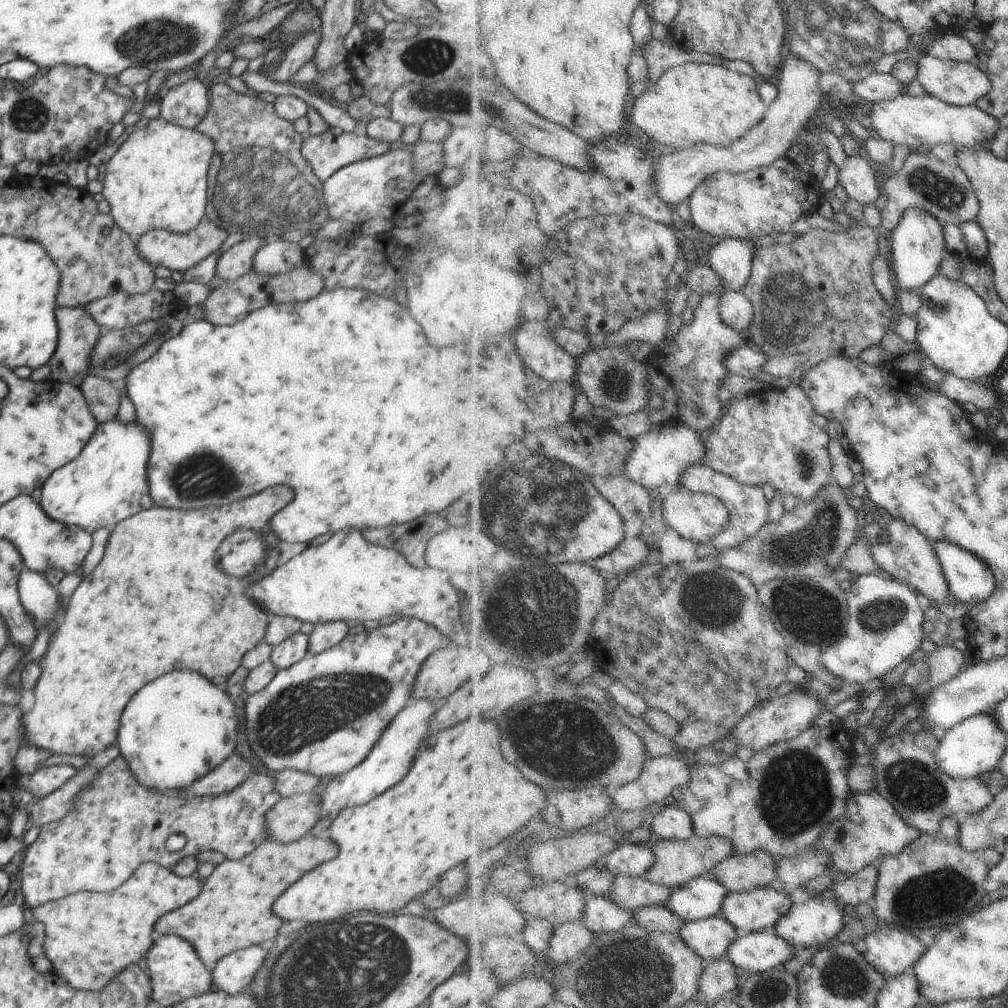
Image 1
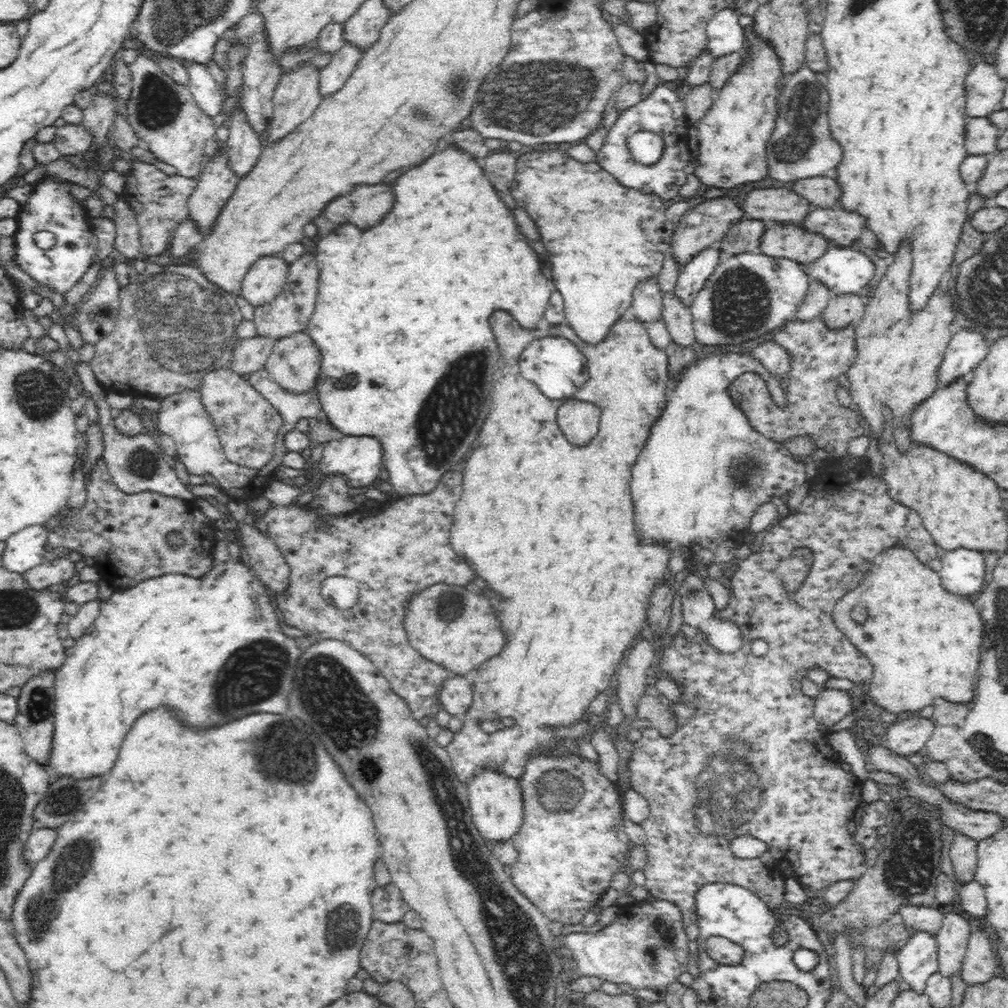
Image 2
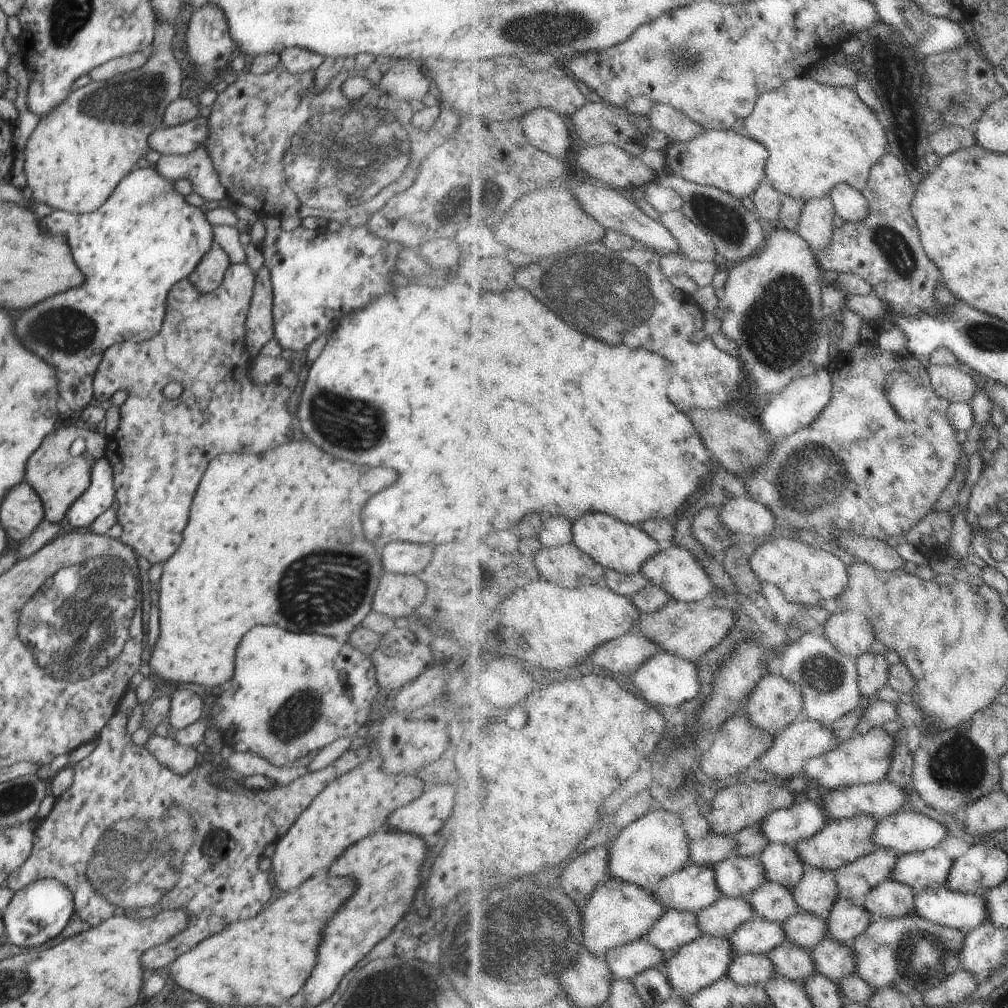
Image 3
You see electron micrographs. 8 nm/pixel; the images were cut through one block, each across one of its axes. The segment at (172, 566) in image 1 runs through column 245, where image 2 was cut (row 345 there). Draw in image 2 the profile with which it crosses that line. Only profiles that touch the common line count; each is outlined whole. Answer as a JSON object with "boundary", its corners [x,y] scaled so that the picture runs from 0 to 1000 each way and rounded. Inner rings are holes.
{"boundary":[[[492,308],[488,312],[486,319],[488,319],[488,327],[490,327],[490,331],[494,335],[494,341],[496,341],[496,351],[498,351],[498,355],[504,361],[515,359],[518,348],[535,334],[558,334],[571,341],[582,356],[584,374],[579,383],[574,385],[567,395],[595,401],[599,405],[599,409],[597,409],[597,417],[595,417],[595,429],[581,442],[569,442],[569,440],[563,438],[563,435],[556,427],[554,419],[550,419],[550,411],[542,411],[540,409],[540,399],[542,397],[540,397],[540,391],[532,385],[531,381],[528,381],[528,393],[504,393],[504,395],[502,393],[488,393],[488,407],[486,407],[484,415],[480,417],[480,423],[478,423],[478,427],[474,431],[474,444],[460,458],[460,478],[458,478],[460,488],[455,490],[450,506],[450,516],[448,516],[445,524],[446,540],[452,546],[452,550],[462,554],[464,560],[470,560],[468,565],[472,565],[472,569],[476,573],[484,575],[483,579],[486,581],[486,585],[496,589],[494,603],[502,605],[502,607],[492,607],[492,609],[496,609],[496,617],[500,621],[500,627],[504,629],[502,635],[506,635],[506,639],[503,637],[500,645],[493,649],[492,653],[486,653],[486,655],[478,657],[478,660],[465,670],[465,672],[468,672],[466,675],[468,677],[468,685],[470,686],[469,698],[465,701],[464,707],[456,710],[458,723],[453,728],[450,728],[448,735],[441,741],[448,753],[448,763],[458,776],[464,776],[464,774],[470,772],[472,766],[477,764],[495,764],[495,766],[499,766],[499,768],[506,770],[508,773],[515,774],[520,768],[520,763],[522,758],[524,758],[523,754],[531,750],[533,745],[538,746],[542,745],[542,743],[548,745],[553,742],[553,730],[549,728],[546,721],[560,720],[565,722],[565,720],[569,720],[569,718],[580,713],[585,696],[607,677],[611,664],[619,653],[621,644],[632,635],[631,631],[634,630],[633,627],[635,627],[639,617],[641,617],[642,603],[645,591],[648,590],[649,582],[660,573],[666,547],[661,540],[635,540],[635,534],[633,534],[631,524],[629,524],[629,504],[627,504],[629,498],[627,498],[627,492],[623,488],[625,486],[625,474],[627,474],[627,462],[629,462],[629,458],[631,458],[631,454],[633,454],[633,450],[635,450],[635,446],[639,442],[637,438],[641,438],[641,435],[645,431],[645,425],[647,425],[647,422],[655,413],[656,407],[660,404],[665,384],[663,353],[660,346],[655,346],[655,344],[647,341],[640,324],[641,321],[633,318],[633,315],[626,318],[615,315],[605,324],[603,333],[597,339],[585,342],[571,333],[569,326],[563,321],[546,322],[541,327],[533,325],[522,326],[500,308]],[[497,711],[506,711],[512,715],[512,718],[507,722],[493,724],[489,728],[480,727],[476,720],[478,716],[486,716]]]}

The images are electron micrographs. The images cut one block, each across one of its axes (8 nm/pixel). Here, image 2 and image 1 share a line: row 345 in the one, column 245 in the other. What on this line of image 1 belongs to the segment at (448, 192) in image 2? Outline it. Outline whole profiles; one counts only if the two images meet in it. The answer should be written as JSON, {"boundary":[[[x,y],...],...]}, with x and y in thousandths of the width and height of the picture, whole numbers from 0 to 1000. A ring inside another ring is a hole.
{"boundary":[[[339,285],[331,288],[321,286],[313,295],[302,300],[265,303],[248,310],[240,319],[230,323],[214,323],[203,316],[188,317],[176,333],[159,341],[157,349],[149,357],[131,365],[119,382],[124,384],[129,399],[133,401],[135,419],[145,425],[151,438],[145,468],[153,501],[165,504],[206,504],[228,500],[268,482],[286,482],[292,488],[292,496],[270,512],[268,526],[278,537],[288,540],[306,540],[310,535],[326,528],[333,530],[341,525],[359,527],[383,524],[423,510],[440,509],[458,490],[470,486],[478,488],[482,474],[500,458],[504,444],[510,438],[520,437],[524,427],[530,431],[532,427],[556,427],[565,421],[575,389],[572,378],[548,379],[526,367],[514,349],[512,337],[508,347],[508,335],[504,331],[486,333],[486,337],[480,337],[478,341],[454,341],[446,347],[435,345],[433,349],[433,345],[423,339],[419,325],[407,315],[403,306],[361,286]]]}

